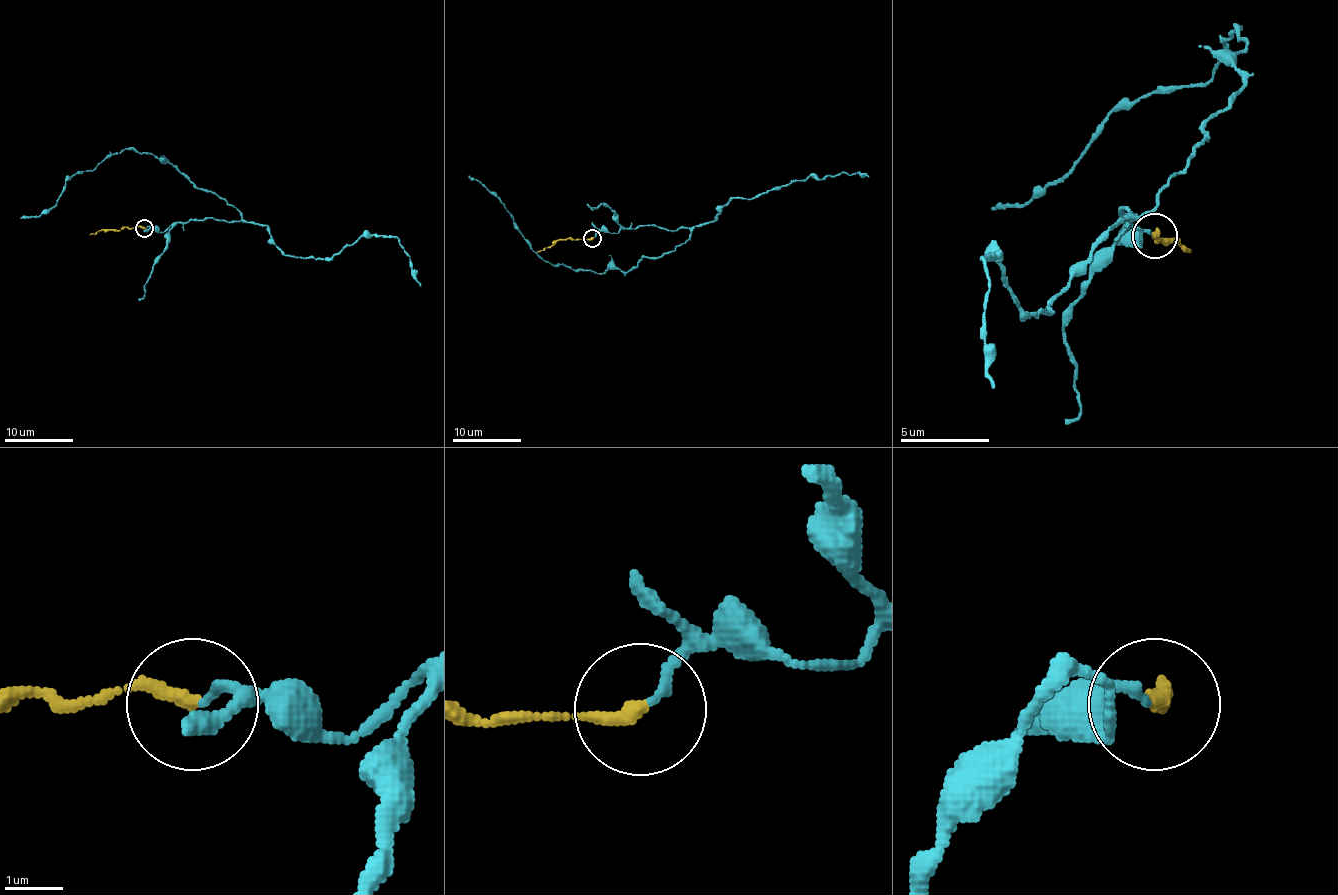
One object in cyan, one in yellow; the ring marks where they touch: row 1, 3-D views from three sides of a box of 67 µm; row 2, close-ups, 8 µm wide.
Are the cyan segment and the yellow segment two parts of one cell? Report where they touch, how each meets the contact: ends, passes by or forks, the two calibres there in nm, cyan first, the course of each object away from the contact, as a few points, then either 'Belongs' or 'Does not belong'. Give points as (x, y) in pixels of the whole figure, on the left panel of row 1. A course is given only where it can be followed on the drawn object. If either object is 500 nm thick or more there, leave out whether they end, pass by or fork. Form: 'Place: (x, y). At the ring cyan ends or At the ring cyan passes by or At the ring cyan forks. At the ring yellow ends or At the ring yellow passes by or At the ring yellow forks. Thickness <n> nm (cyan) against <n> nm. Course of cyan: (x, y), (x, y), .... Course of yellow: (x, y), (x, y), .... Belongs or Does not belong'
Place: (144, 228). At the ring cyan ends. At the ring yellow ends. Thickness 150 nm (cyan) against 240 nm. Course of cyan: (145, 229), (164, 232), (191, 220), (242, 217), (167, 162), (124, 148), (70, 177), (51, 208), (20, 218). Course of yellow: (145, 229), (123, 227), (88, 234). Belongs

